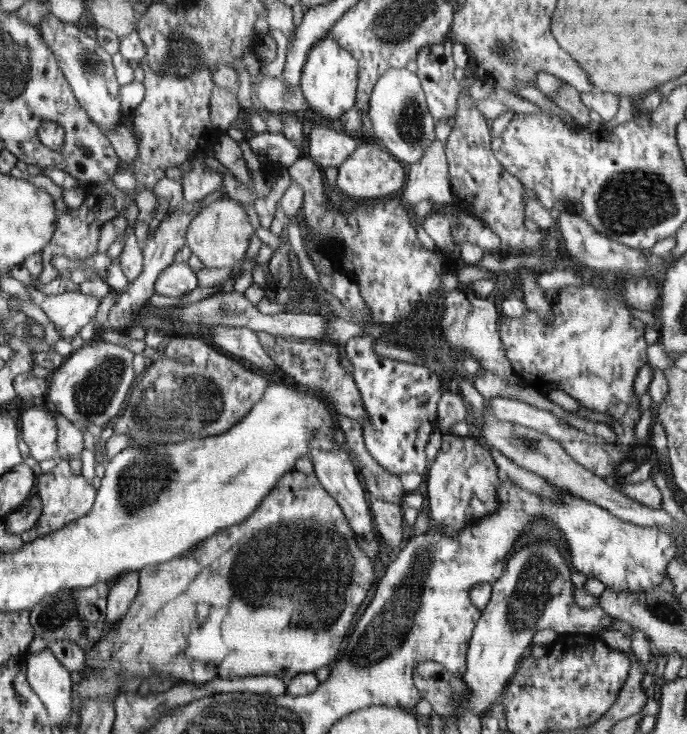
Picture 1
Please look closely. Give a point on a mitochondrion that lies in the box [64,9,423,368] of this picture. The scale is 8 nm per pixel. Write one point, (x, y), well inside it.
(183, 60)

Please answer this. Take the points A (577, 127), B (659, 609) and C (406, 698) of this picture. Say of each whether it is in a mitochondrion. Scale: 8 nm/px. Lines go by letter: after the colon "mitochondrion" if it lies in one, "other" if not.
A: other
B: mitochondrion
C: other

